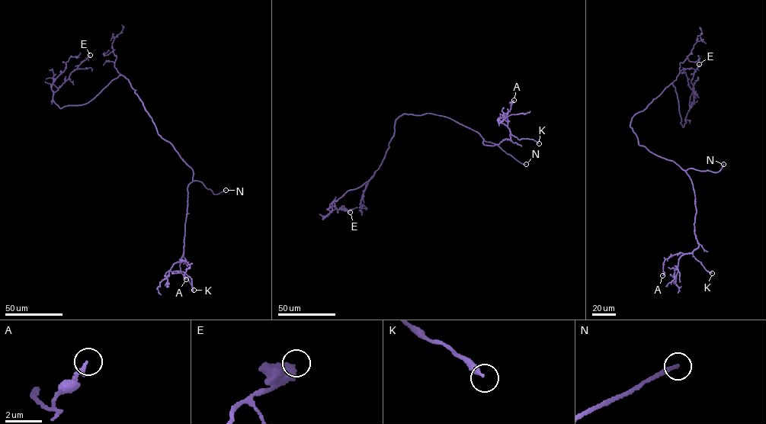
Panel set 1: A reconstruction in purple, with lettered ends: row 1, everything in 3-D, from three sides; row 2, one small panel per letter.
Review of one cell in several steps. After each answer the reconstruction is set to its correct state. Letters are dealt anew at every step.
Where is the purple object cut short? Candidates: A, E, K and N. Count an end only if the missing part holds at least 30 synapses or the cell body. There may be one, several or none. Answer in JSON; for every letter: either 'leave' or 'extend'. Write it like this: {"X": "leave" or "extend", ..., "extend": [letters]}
{"A": "leave", "E": "leave", "K": "leave", "N": "extend", "extend": ["N"]}

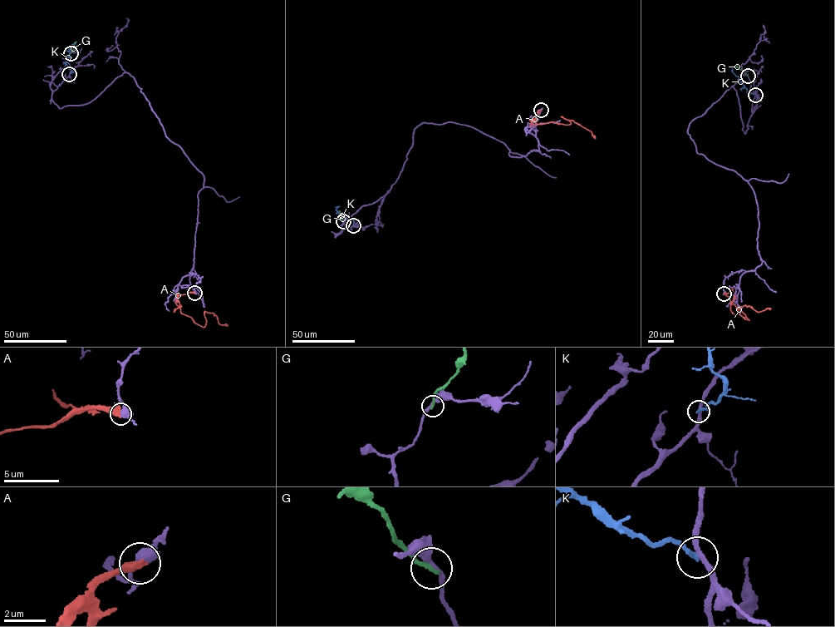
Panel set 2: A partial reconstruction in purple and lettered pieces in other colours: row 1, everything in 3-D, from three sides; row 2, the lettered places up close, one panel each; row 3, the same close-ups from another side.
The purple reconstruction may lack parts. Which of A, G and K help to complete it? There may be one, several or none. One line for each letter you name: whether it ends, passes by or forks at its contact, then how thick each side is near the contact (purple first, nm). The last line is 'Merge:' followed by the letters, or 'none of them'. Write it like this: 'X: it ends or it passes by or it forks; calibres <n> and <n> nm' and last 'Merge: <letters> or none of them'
Merge: none of them

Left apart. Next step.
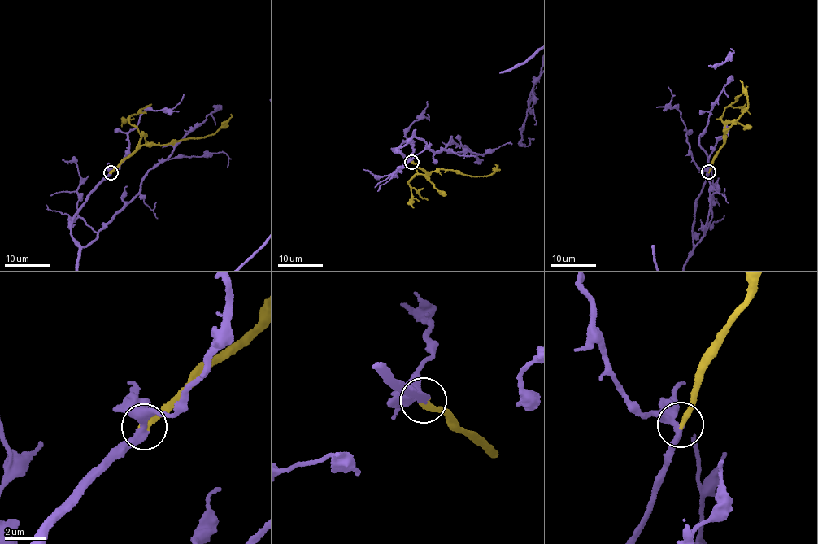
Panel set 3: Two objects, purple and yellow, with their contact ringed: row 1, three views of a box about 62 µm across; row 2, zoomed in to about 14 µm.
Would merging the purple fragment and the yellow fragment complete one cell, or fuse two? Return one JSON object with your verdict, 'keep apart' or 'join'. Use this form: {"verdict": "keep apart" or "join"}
{"verdict": "join"}

